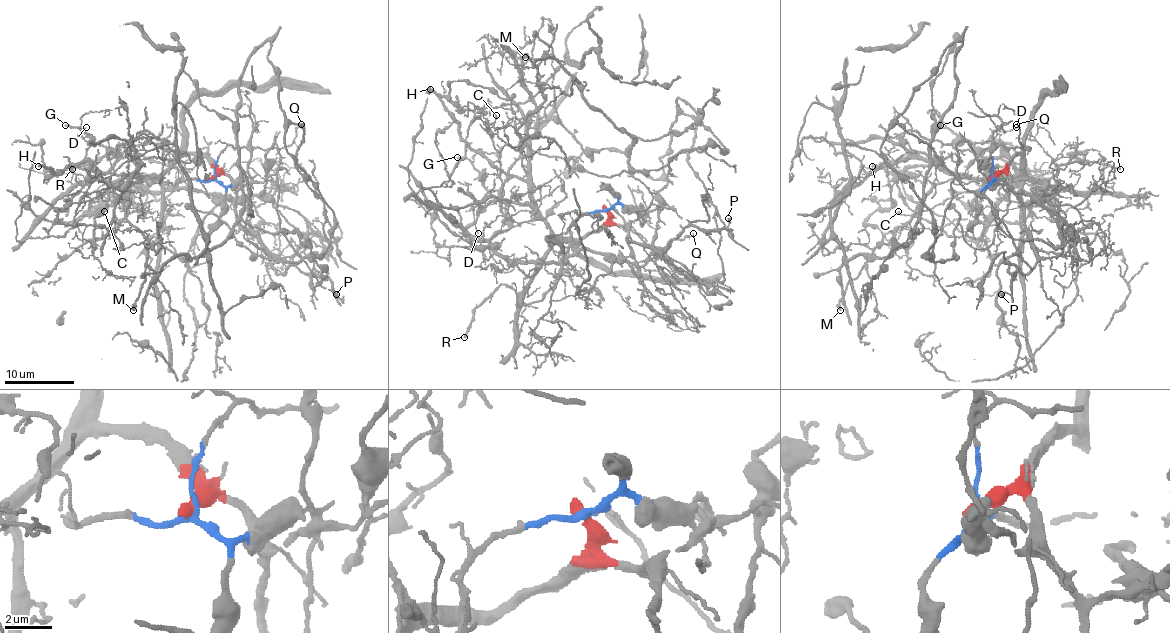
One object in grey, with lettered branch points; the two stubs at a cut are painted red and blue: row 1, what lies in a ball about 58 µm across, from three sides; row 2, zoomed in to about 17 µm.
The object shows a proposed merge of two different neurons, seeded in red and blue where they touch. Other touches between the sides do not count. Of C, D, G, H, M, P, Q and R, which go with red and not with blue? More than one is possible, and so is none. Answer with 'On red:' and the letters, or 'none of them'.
On red: C, H, M, P

